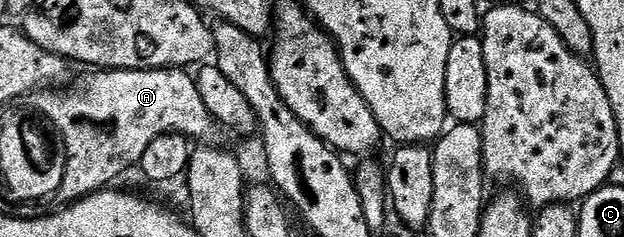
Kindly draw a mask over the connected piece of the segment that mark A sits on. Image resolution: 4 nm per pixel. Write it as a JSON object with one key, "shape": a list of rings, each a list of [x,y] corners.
{"shape":[[[109,69],[96,71],[69,93],[37,91],[28,94],[26,104],[37,109],[47,124],[60,132],[66,156],[62,161],[62,187],[58,194],[64,203],[80,201],[92,193],[109,188],[128,168],[139,166],[140,160],[154,139],[165,133],[180,133],[189,139],[212,139],[218,132],[216,120],[206,111],[202,95],[198,95],[195,76],[184,69]]]}

